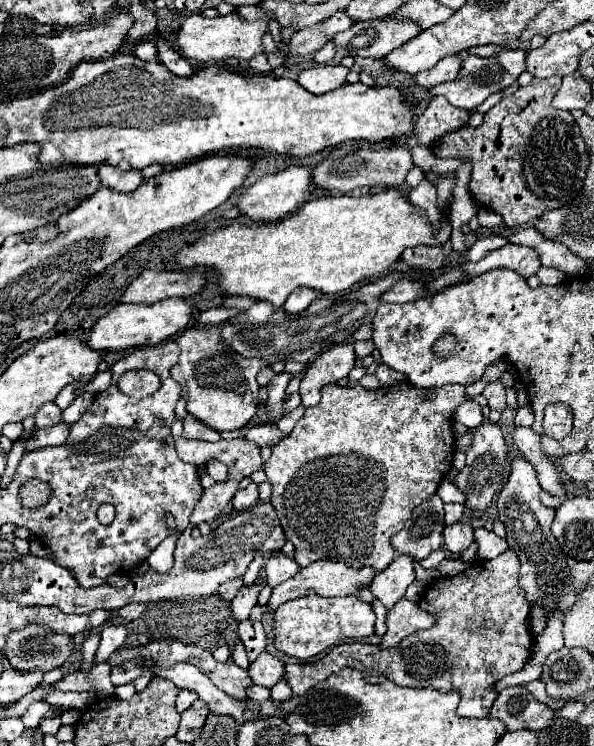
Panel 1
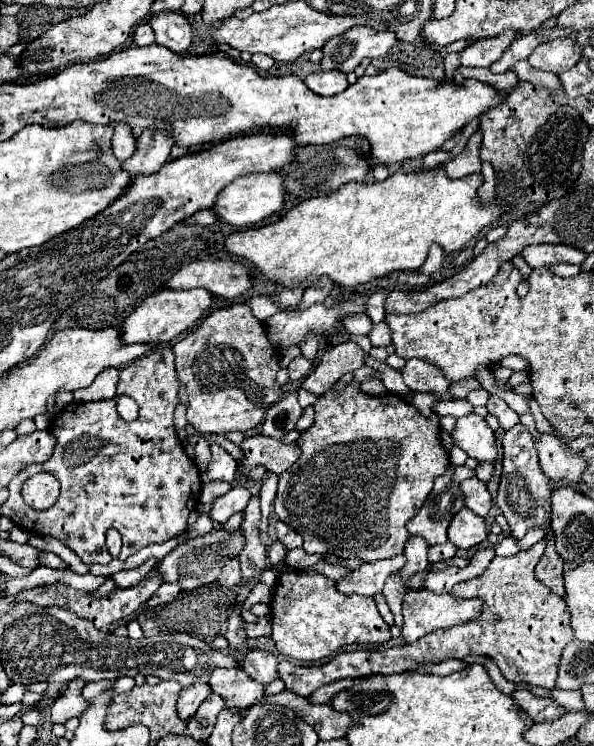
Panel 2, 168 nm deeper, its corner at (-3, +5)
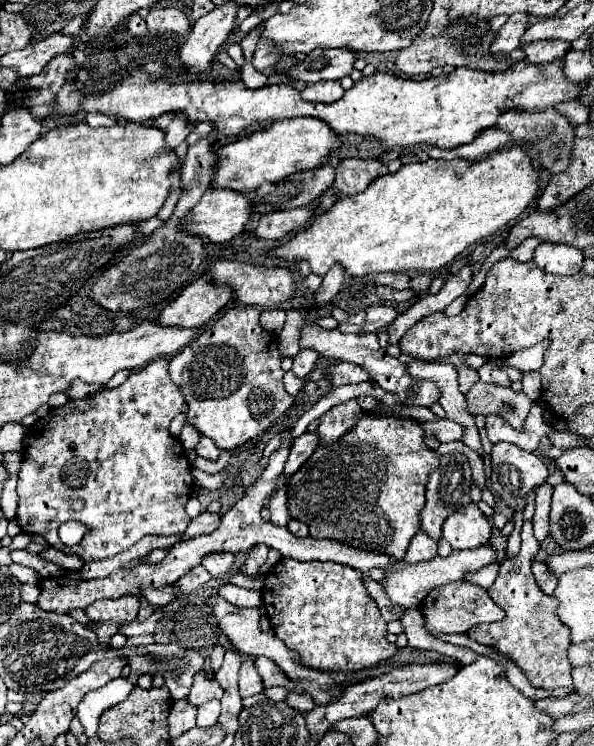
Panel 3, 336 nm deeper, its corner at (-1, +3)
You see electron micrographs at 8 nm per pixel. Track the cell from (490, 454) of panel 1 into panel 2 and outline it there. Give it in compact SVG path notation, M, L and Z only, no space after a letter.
M470 413L456 419L452 439L454 439L454 445L464 449L470 457L476 457L478 461L490 461L490 463L496 461L496 455L498 455L496 439L482 417Z

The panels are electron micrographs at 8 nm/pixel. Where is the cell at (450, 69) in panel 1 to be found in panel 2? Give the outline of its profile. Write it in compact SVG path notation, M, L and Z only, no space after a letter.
M508 29L502 33L502 37L488 37L480 39L478 43L466 47L462 51L462 65L464 67L490 67L496 59L502 57L502 53L510 47L510 43L516 39L518 33Z

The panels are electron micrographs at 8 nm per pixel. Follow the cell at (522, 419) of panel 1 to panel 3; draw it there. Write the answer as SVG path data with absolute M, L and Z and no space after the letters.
M496 443L492 449L492 491L494 495L514 511L524 509L528 501L528 493L538 485L544 483L550 471L542 463L536 453L524 451L512 443Z

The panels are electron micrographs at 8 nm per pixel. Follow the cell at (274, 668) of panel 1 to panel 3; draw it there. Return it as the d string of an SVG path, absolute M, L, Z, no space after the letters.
M246 659L240 667L240 695L242 697L252 697L264 689L264 683L254 667L254 659Z

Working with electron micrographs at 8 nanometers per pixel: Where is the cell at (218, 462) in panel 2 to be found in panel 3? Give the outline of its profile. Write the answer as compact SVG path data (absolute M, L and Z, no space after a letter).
M202 437L202 439L200 439L200 443L196 445L196 453L198 453L200 457L204 457L204 459L210 459L210 461L218 461L218 457L220 457L220 449L218 449L216 443L214 443L212 439L208 439L208 437Z

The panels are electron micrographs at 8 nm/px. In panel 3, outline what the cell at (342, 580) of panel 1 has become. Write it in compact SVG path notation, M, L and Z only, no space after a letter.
M482 545L478 549L452 551L448 557L436 557L428 563L408 565L406 561L396 561L390 569L384 569L386 577L384 577L384 581L380 581L380 585L382 585L384 593L388 595L388 599L392 599L392 603L396 603L400 607L418 607L420 601L428 595L428 591L432 591L432 587L458 581L458 579L462 579L462 575L466 571L478 571L480 567L492 563L494 557L496 557L496 553L488 545Z

